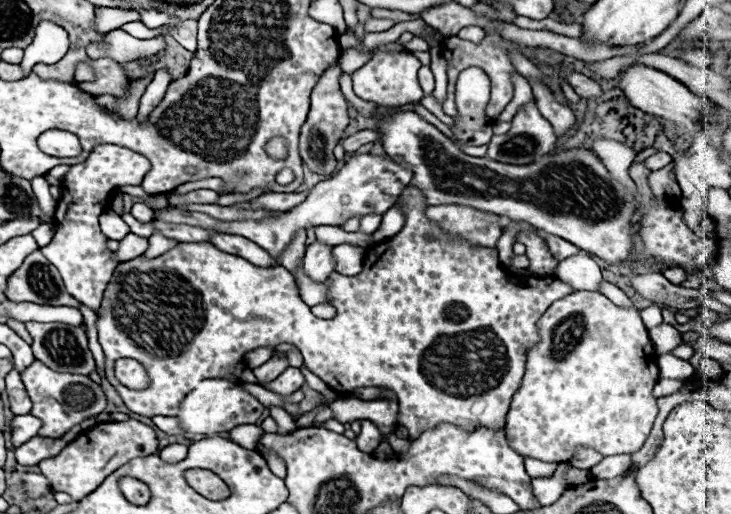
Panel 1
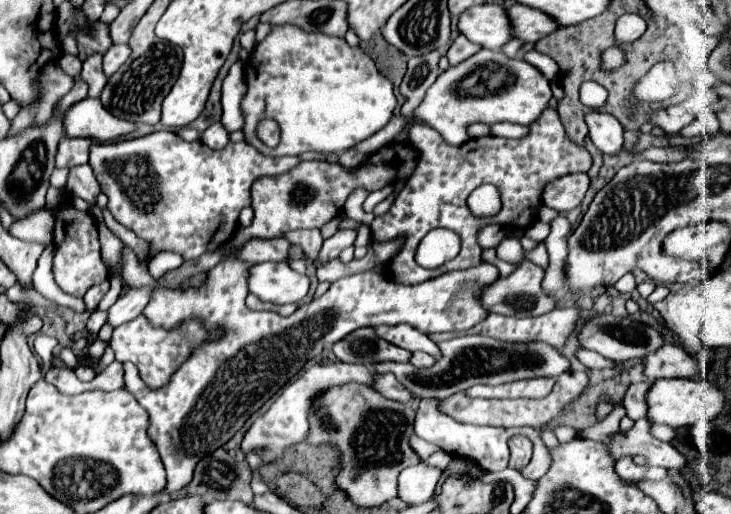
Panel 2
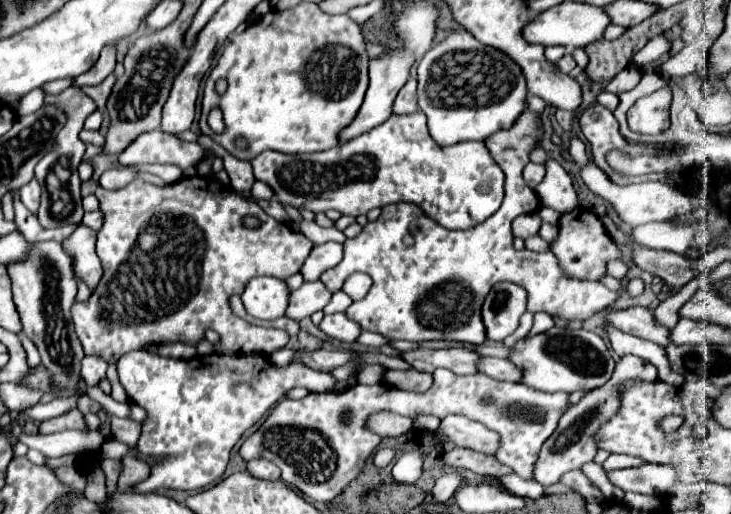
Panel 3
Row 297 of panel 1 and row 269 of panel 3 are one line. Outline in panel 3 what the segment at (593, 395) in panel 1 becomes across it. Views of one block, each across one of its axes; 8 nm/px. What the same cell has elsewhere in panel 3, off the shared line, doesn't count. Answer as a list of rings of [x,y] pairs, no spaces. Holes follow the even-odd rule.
[[[584,206],[562,214],[560,234],[556,242],[550,246],[550,250],[556,254],[556,258],[570,276],[584,280],[598,280],[602,274],[606,274],[606,262],[612,258],[620,258],[620,250],[616,244],[612,244],[610,236],[604,232],[600,218]]]

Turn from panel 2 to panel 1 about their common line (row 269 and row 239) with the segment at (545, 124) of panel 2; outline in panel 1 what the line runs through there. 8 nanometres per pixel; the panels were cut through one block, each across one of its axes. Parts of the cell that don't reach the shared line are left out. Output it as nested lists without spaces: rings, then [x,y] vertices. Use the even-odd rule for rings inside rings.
[[[406,186],[402,190],[402,194],[400,194],[396,204],[400,206],[400,210],[406,216],[406,222],[404,222],[404,228],[400,230],[400,234],[396,234],[396,236],[392,236],[392,238],[388,238],[384,242],[372,244],[366,250],[366,254],[364,254],[364,268],[362,268],[360,274],[343,276],[334,271],[327,279],[328,298],[330,298],[331,305],[338,310],[342,308],[345,310],[345,295],[348,295],[346,312],[338,312],[330,322],[328,320],[320,320],[320,318],[316,318],[310,312],[310,306],[306,306],[302,302],[302,298],[298,296],[298,292],[296,292],[294,276],[286,268],[282,268],[282,266],[276,266],[276,268],[252,266],[244,258],[234,256],[234,254],[226,254],[226,252],[218,250],[210,242],[180,242],[176,248],[168,250],[166,254],[162,254],[158,258],[138,256],[134,260],[120,262],[116,266],[116,270],[114,270],[114,276],[112,276],[110,284],[106,286],[104,300],[102,300],[100,312],[98,312],[98,322],[96,322],[96,326],[98,326],[98,342],[100,342],[100,346],[104,350],[104,358],[106,358],[106,378],[118,390],[118,394],[122,396],[124,404],[128,406],[128,410],[132,410],[132,412],[136,412],[140,416],[148,416],[148,418],[152,418],[152,416],[174,416],[176,408],[180,406],[180,400],[188,392],[192,392],[198,386],[198,382],[202,382],[206,378],[232,378],[232,380],[238,380],[238,376],[234,374],[234,368],[244,362],[244,356],[248,352],[252,352],[256,348],[274,348],[278,344],[294,344],[302,352],[306,366],[314,374],[318,374],[340,396],[346,396],[346,394],[350,396],[352,390],[356,390],[360,386],[382,386],[382,388],[394,390],[398,394],[399,404],[397,424],[408,428],[408,436],[410,438],[418,438],[424,430],[436,428],[436,424],[440,424],[440,422],[448,422],[448,424],[460,426],[462,430],[468,430],[468,432],[478,430],[482,426],[490,428],[490,430],[502,430],[506,426],[506,412],[508,412],[510,400],[514,396],[514,390],[520,386],[520,380],[522,380],[522,374],[524,374],[526,352],[530,350],[532,344],[538,342],[536,340],[538,338],[536,320],[544,314],[544,310],[548,310],[548,306],[552,302],[564,298],[566,294],[570,294],[574,290],[568,284],[564,284],[564,282],[560,282],[560,280],[556,280],[552,276],[538,278],[538,284],[530,284],[530,280],[524,280],[524,282],[516,280],[514,276],[510,276],[504,270],[504,266],[498,260],[498,252],[494,248],[476,246],[476,244],[470,244],[464,238],[450,236],[450,234],[446,234],[446,230],[440,230],[440,226],[436,226],[436,222],[426,218],[426,208],[430,204],[424,200],[424,194],[420,194],[420,190],[416,190],[414,186]],[[426,234],[434,236],[434,240],[426,240]],[[370,276],[374,276],[374,280]],[[454,306],[456,306],[456,322],[450,318],[450,314],[454,314]],[[424,352],[426,352],[426,378],[424,378],[424,364],[422,364],[424,362]],[[116,358],[134,358],[134,360],[142,362],[152,384],[146,390],[142,390],[142,392],[134,392],[134,390],[122,386],[122,384],[116,384],[116,380],[112,380],[112,364],[114,364]]]

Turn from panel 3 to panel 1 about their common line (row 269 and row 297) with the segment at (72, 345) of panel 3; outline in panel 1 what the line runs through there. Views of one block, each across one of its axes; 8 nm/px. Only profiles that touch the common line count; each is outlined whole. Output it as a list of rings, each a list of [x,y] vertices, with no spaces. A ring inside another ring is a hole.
[[[40,250],[30,254],[24,264],[10,274],[6,296],[12,302],[80,308],[80,302],[66,292],[58,270],[44,258],[44,254],[40,254]]]

